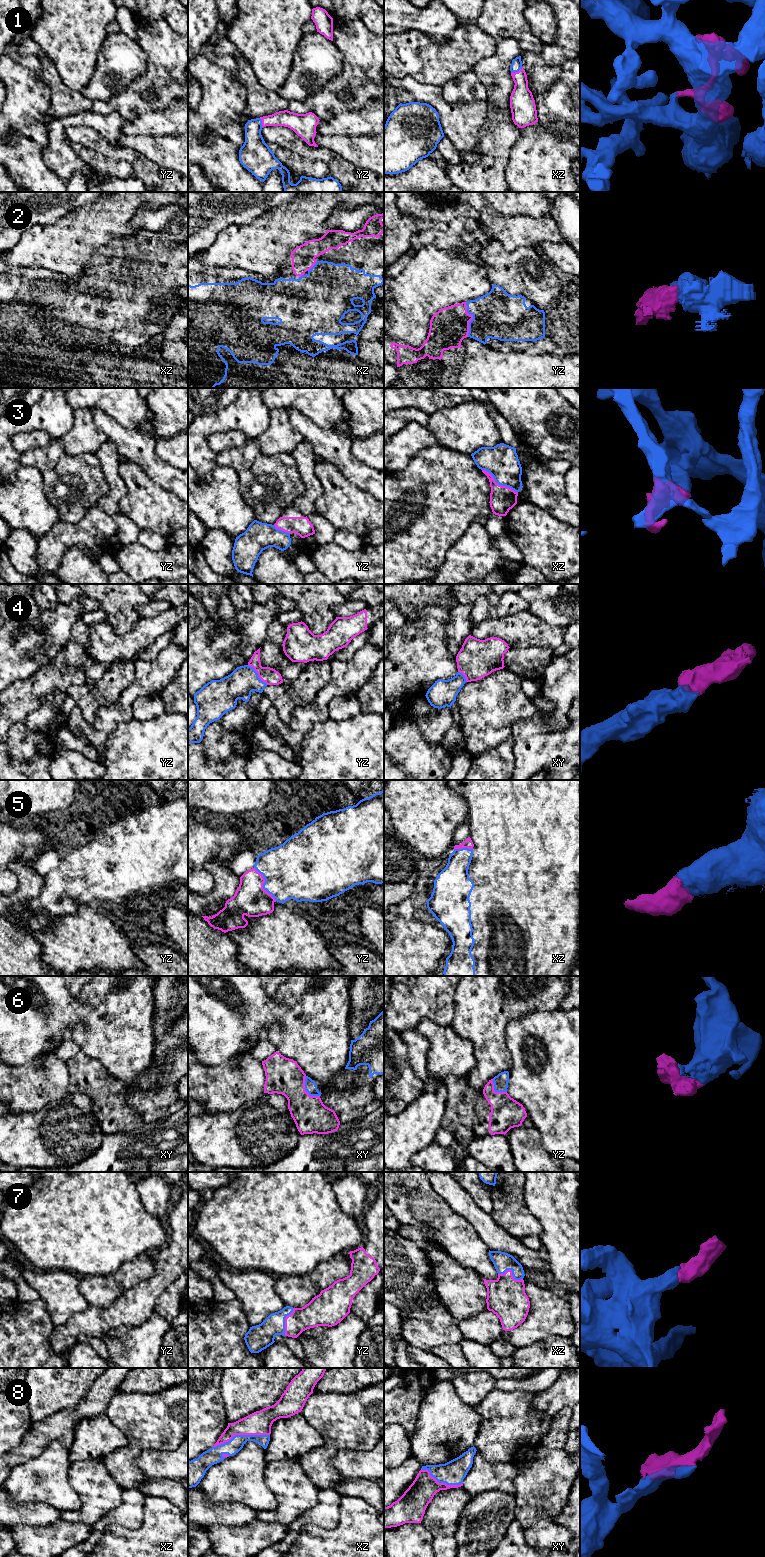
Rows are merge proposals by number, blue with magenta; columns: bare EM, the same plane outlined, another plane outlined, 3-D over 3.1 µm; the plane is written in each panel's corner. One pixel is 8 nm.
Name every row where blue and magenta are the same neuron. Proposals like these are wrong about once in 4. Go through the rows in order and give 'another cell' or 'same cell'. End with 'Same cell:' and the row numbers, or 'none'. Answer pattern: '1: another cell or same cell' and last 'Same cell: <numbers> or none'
1: same cell
2: same cell
3: same cell
4: same cell
5: same cell
6: same cell
7: same cell
8: same cell
Same cell: 1, 2, 3, 4, 5, 6, 7, 8

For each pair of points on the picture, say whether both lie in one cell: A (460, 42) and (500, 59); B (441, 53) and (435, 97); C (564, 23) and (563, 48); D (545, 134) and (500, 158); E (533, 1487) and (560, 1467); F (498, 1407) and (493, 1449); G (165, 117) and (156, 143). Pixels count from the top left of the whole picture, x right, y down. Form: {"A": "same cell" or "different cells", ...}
{"A": "different cells", "B": "different cells", "C": "same cell", "D": "different cells", "E": "same cell", "F": "same cell", "G": "different cells"}

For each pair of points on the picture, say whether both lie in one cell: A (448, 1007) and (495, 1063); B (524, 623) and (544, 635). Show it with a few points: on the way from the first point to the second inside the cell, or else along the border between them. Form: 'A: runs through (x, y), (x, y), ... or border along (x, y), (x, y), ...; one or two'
A: border along (455, 991), (454, 1018), (450, 1024); two
B: runs through (529, 628), (539, 634); one

